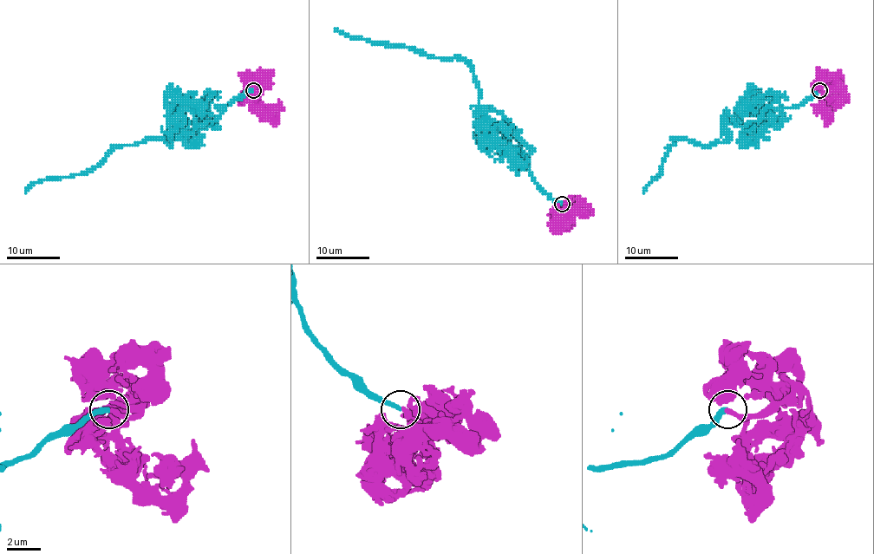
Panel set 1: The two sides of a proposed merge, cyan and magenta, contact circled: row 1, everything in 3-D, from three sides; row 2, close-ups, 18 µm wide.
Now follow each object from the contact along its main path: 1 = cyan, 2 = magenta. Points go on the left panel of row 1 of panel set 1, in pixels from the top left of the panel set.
1: (252, 91), (195, 127), (180, 109), (170, 146), (155, 139), (115, 146), (91, 168), (42, 179), (24, 192)
2: (254, 91), (261, 92), (254, 87), (261, 74), (267, 89)

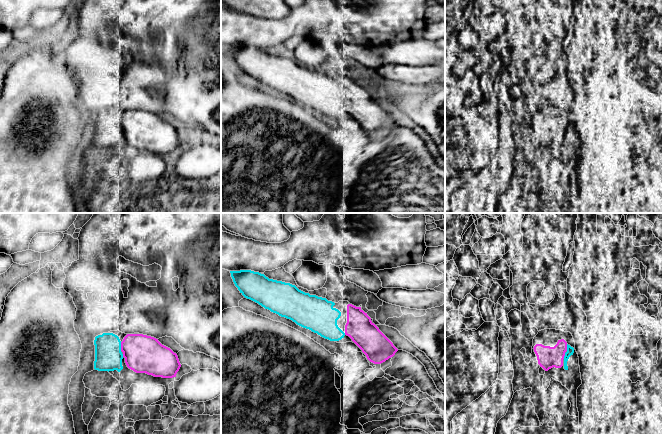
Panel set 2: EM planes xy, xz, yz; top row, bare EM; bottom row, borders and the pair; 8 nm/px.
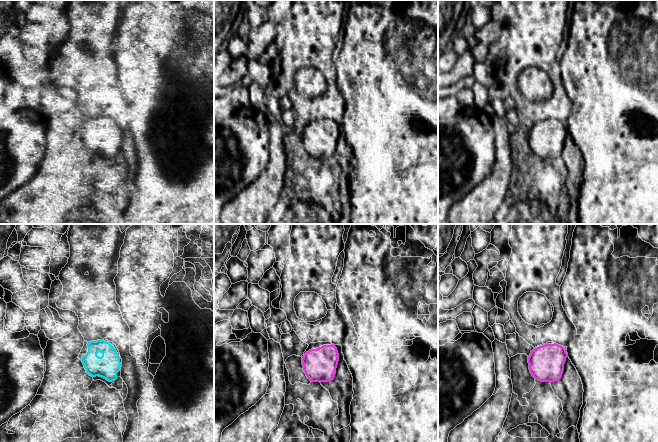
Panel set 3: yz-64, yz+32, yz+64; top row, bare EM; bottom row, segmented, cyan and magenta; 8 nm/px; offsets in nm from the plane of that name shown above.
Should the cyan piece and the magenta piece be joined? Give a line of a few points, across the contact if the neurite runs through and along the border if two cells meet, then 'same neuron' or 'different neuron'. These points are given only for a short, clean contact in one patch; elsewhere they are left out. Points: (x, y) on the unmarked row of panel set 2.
same neuron

